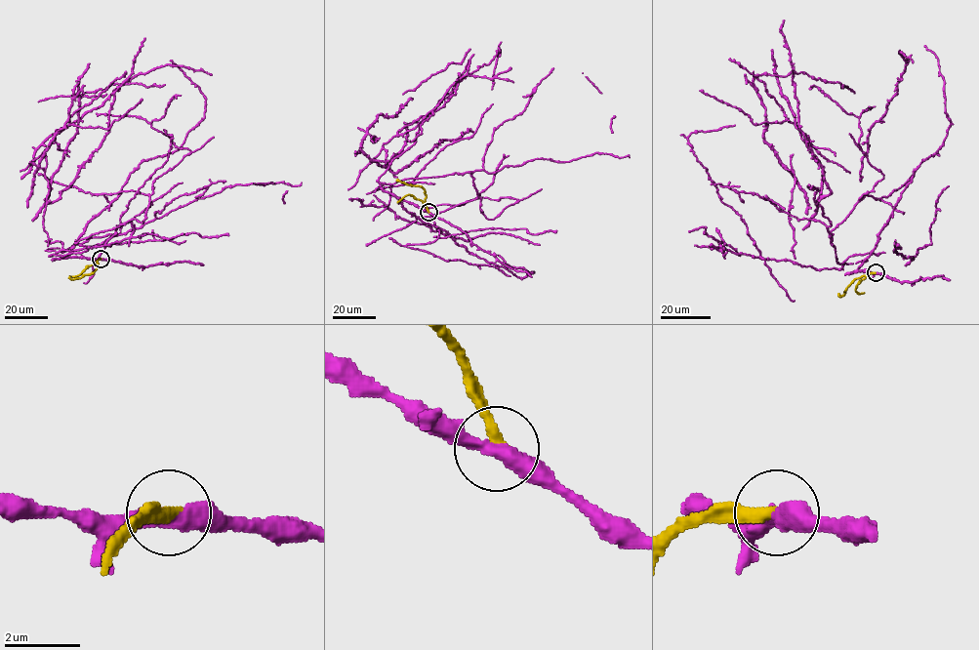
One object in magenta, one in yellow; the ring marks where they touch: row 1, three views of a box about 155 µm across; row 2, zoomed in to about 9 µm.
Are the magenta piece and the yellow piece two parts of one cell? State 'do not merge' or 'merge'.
do not merge

